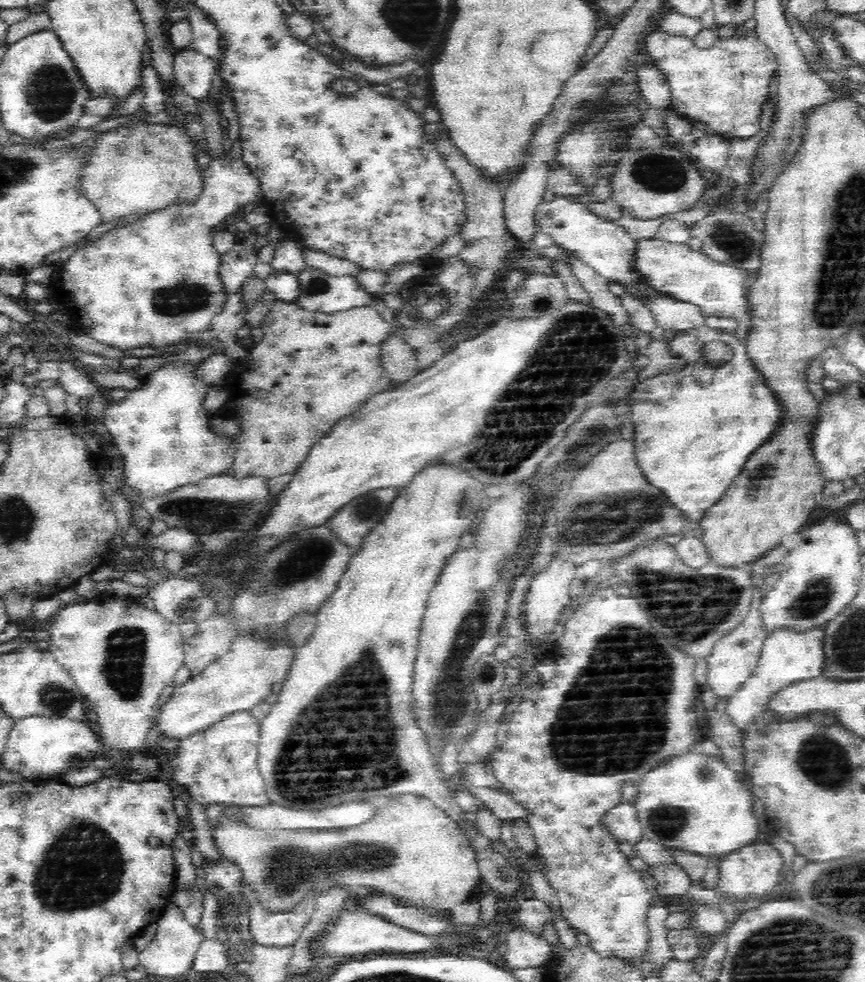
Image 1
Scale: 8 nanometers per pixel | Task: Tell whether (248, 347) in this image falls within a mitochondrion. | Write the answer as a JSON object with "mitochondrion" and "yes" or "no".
{"mitochondrion":"no"}

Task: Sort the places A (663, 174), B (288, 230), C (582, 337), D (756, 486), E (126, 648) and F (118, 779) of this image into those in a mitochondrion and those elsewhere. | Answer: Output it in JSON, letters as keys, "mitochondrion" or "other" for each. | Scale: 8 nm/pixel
{"A":"mitochondrion","B":"other","C":"mitochondrion","D":"mitochondrion","E":"mitochondrion","F":"other"}

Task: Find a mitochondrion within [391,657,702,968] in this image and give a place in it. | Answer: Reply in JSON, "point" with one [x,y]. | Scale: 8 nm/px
{"point":[666,822]}

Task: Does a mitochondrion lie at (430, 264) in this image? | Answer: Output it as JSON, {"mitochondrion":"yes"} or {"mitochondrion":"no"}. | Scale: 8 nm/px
{"mitochondrion":"no"}

